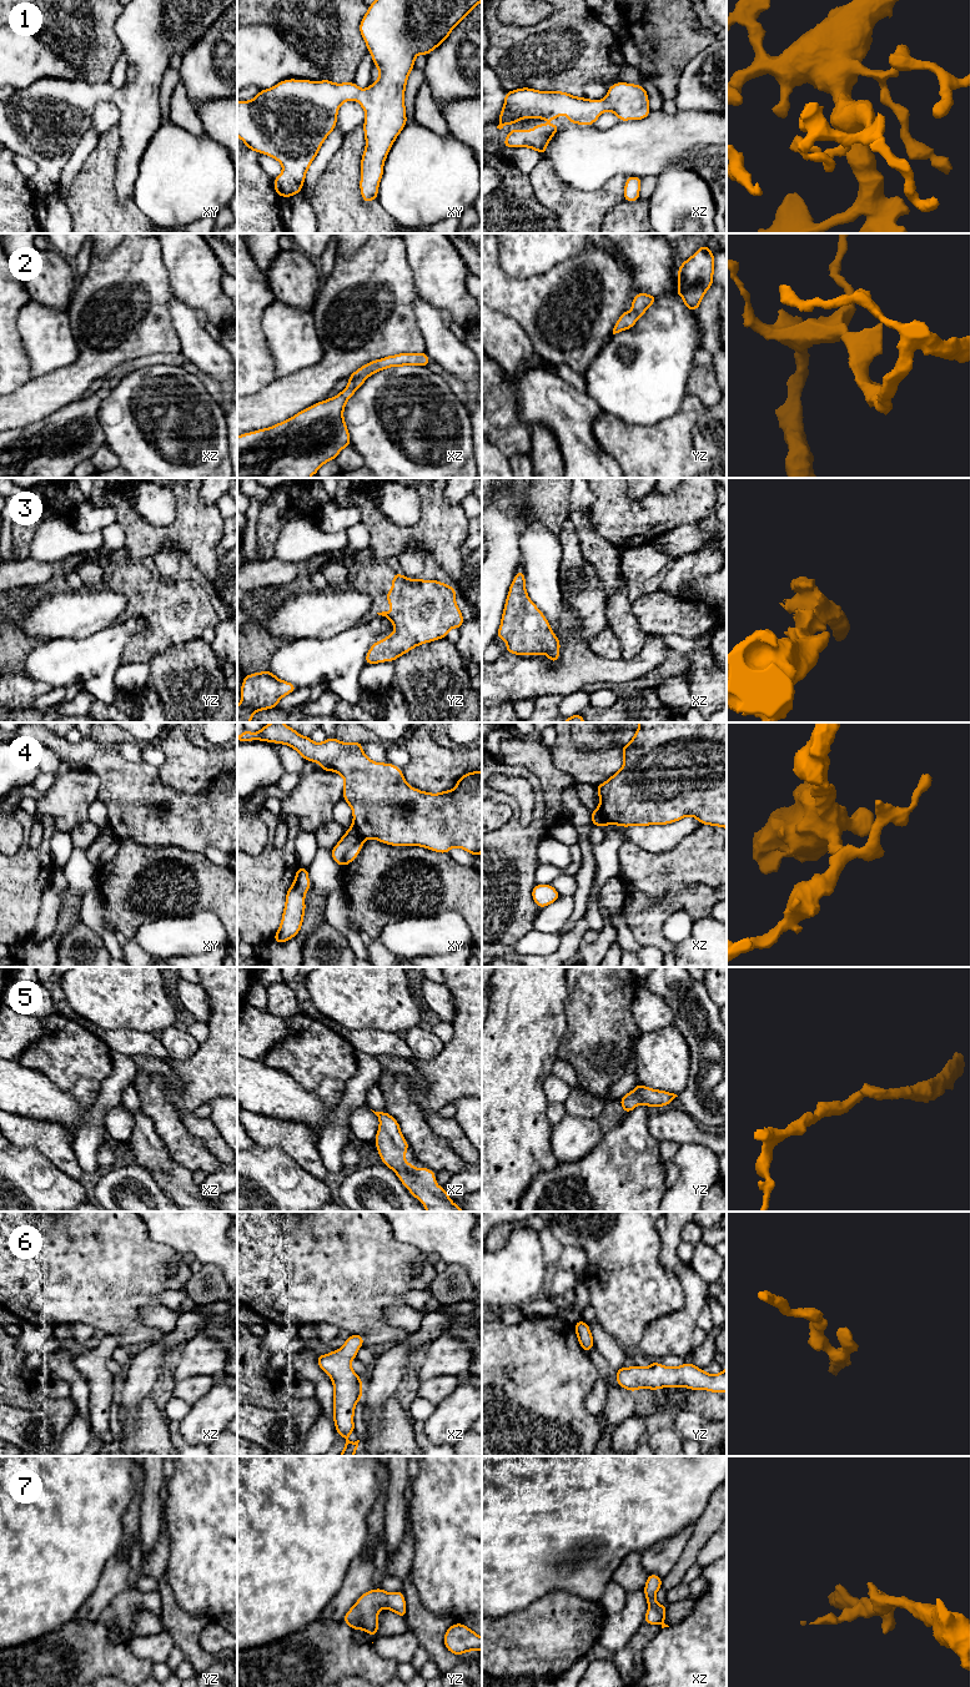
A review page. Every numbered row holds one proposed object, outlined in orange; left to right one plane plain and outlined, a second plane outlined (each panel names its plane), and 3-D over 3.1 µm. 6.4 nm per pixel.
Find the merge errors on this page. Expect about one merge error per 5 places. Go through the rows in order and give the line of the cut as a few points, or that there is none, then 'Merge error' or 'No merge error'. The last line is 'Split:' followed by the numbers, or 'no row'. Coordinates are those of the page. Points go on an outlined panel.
1: No split. No merge error
2: No split. No merge error
3: No split. No merge error
4: Split along xz (598, 807), (606, 824). Merge error
5: No split. No merge error
6: No split. No merge error
7: No split. No merge error
Split: 4

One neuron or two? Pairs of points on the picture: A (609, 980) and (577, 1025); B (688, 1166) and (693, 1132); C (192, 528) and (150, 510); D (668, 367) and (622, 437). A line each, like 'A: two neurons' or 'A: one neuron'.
A: one neuron
B: two neurons
C: two neurons
D: two neurons

